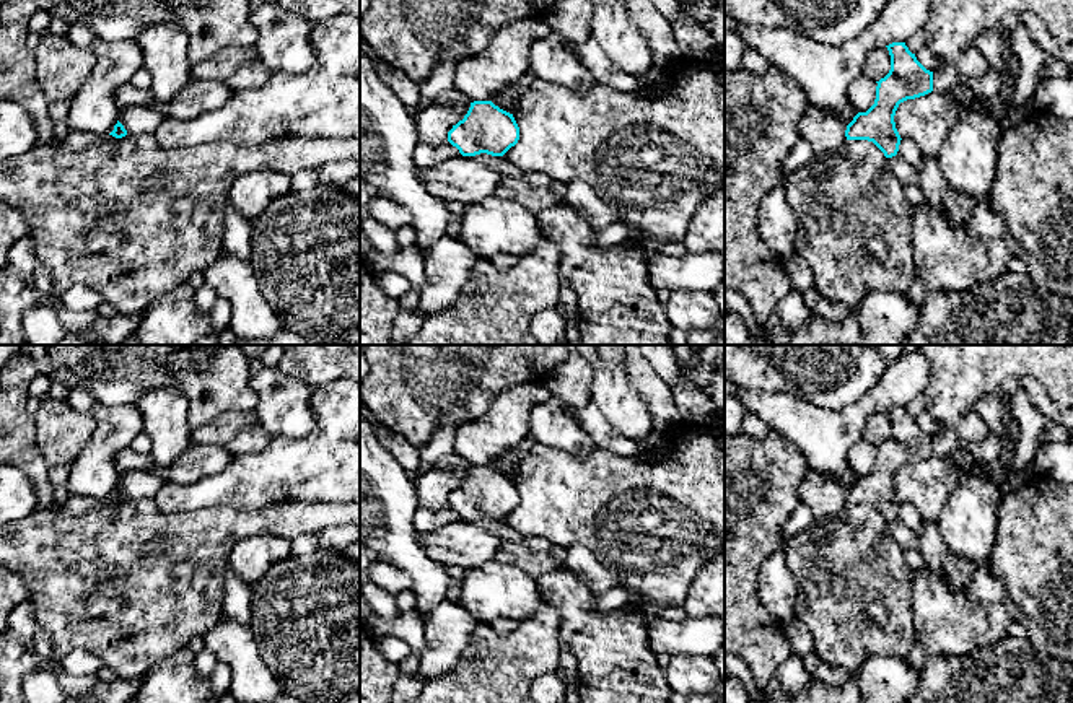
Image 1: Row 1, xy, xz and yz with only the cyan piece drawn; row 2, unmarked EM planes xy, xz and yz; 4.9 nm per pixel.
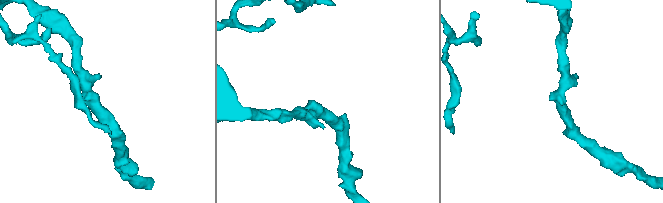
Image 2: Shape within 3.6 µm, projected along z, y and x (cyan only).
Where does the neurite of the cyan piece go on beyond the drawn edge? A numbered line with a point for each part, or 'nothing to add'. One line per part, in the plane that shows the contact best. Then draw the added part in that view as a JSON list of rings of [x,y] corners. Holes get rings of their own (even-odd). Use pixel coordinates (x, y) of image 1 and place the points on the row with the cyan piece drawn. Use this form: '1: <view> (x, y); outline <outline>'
nothing to add

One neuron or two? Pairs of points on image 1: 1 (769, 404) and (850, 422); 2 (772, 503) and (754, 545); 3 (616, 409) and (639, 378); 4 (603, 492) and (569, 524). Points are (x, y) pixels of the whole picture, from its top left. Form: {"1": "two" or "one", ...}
{"1": "one", "2": "one", "3": "two", "4": "one"}

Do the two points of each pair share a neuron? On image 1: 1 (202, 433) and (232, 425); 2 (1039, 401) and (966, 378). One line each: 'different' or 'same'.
1: same
2: different

